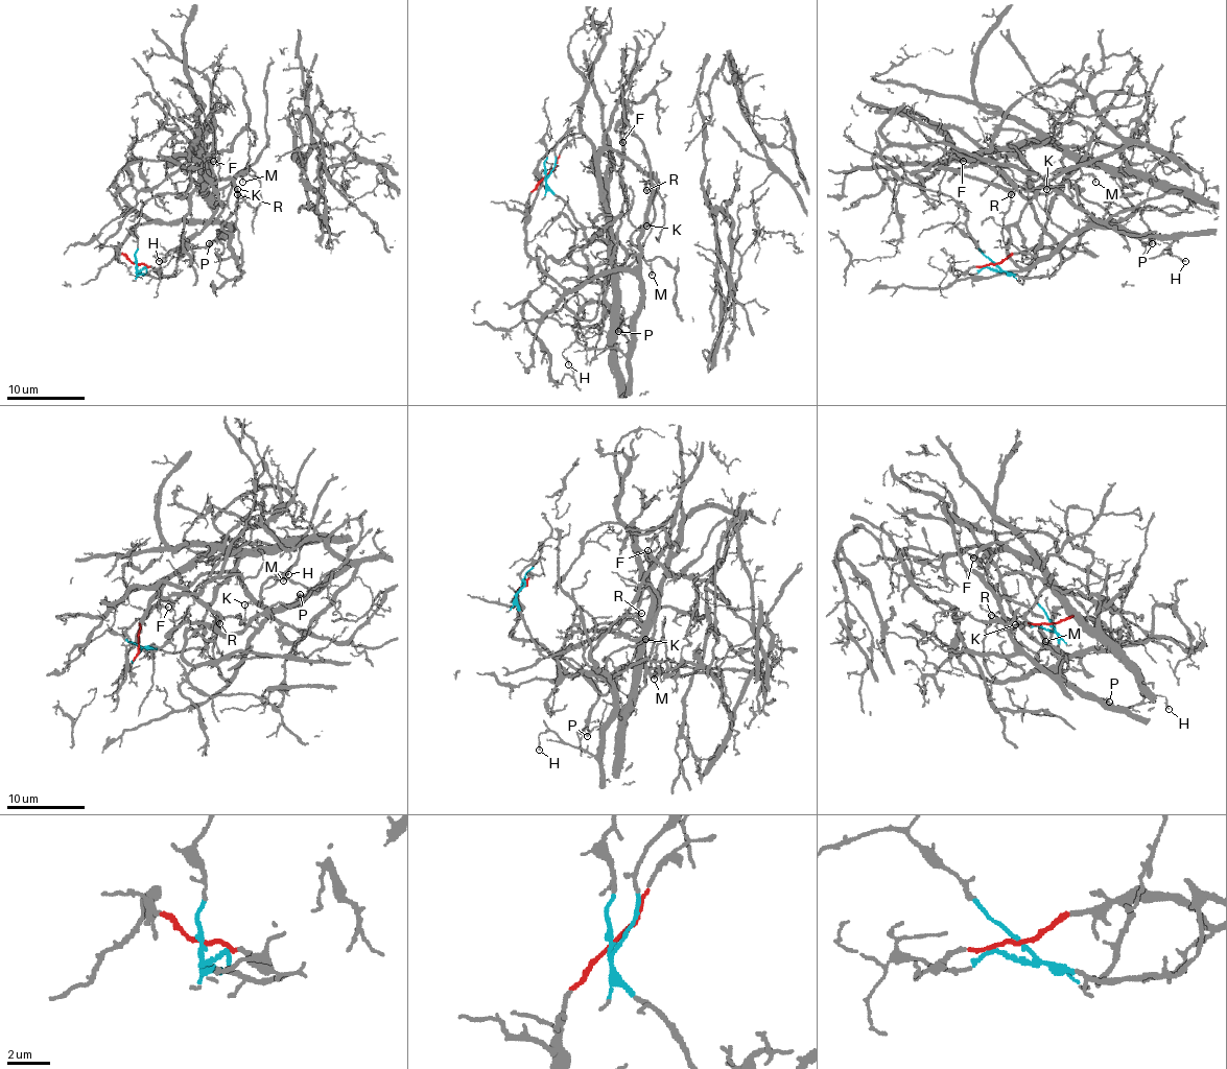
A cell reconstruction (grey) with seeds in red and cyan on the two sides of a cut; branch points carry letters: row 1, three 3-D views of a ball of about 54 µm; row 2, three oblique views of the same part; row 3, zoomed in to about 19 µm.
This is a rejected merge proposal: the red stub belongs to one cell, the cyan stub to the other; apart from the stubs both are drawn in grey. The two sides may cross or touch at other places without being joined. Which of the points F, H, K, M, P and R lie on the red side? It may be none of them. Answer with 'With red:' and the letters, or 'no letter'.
With red: H, K, M, P, R

